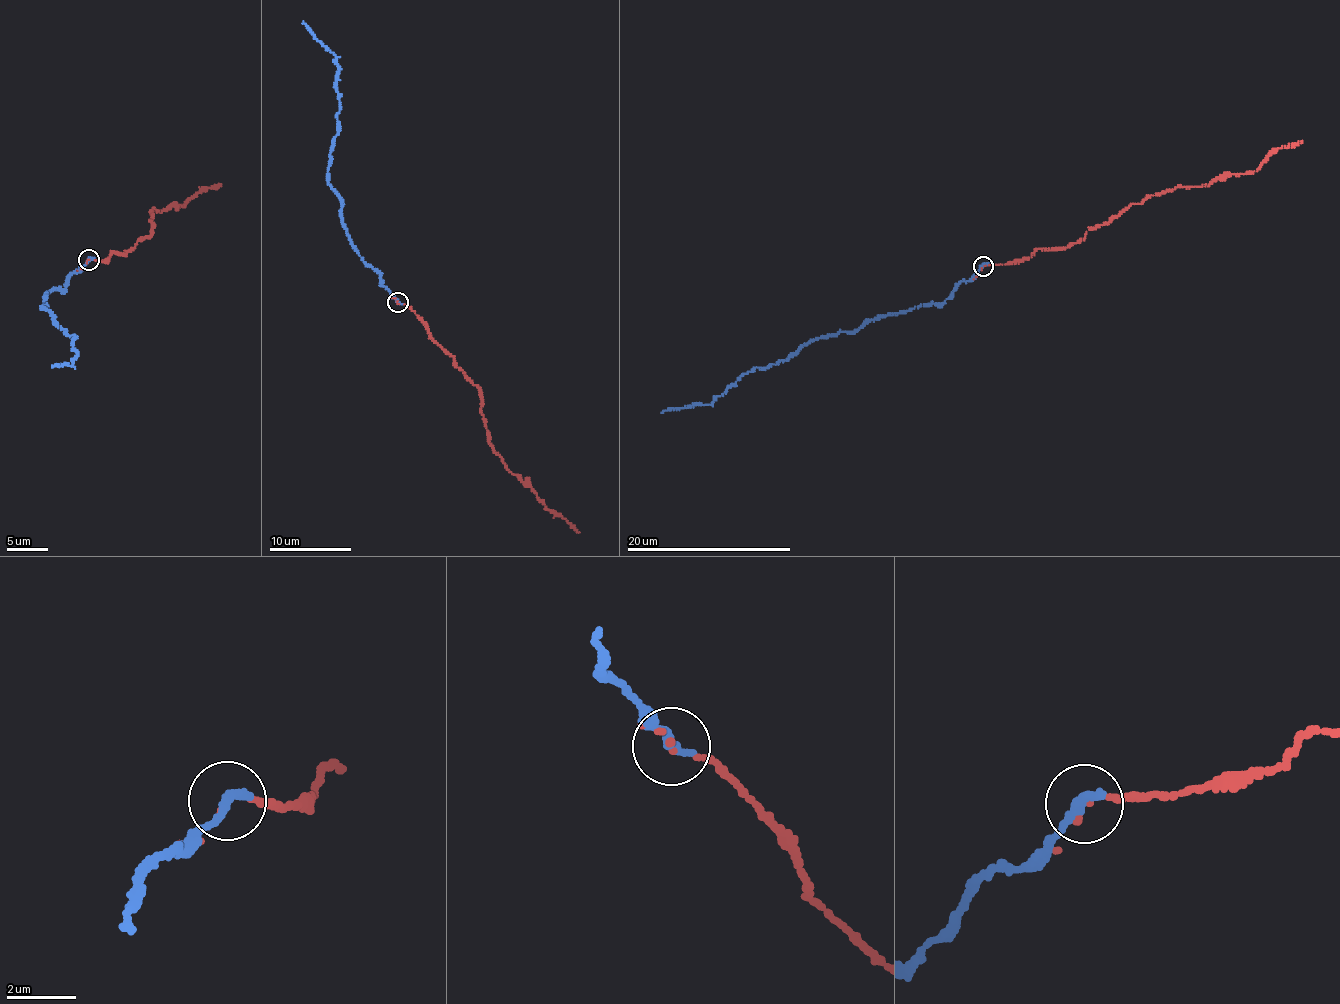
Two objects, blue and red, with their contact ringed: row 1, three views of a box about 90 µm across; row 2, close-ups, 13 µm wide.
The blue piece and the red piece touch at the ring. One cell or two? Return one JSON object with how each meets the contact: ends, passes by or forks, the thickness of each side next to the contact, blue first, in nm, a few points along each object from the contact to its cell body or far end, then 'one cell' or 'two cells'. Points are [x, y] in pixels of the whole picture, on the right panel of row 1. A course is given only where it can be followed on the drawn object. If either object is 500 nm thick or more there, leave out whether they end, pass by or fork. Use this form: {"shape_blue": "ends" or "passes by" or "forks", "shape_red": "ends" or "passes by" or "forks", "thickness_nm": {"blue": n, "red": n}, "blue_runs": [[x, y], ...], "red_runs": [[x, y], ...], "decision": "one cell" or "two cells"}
{"shape_blue": "ends", "shape_red": "ends", "thickness_nm": {"blue": 380, "red": 140}, "blue_runs": [[982, 265], [942, 303], [921, 304], [852, 331], [811, 339], [785, 360], [756, 367], [711, 404], [661, 413]], "red_runs": [[984, 266], [1025, 259], [1039, 248], [1067, 247], [1133, 203], [1178, 187], [1251, 173], [1272, 153], [1302, 140]], "decision": "one cell"}

